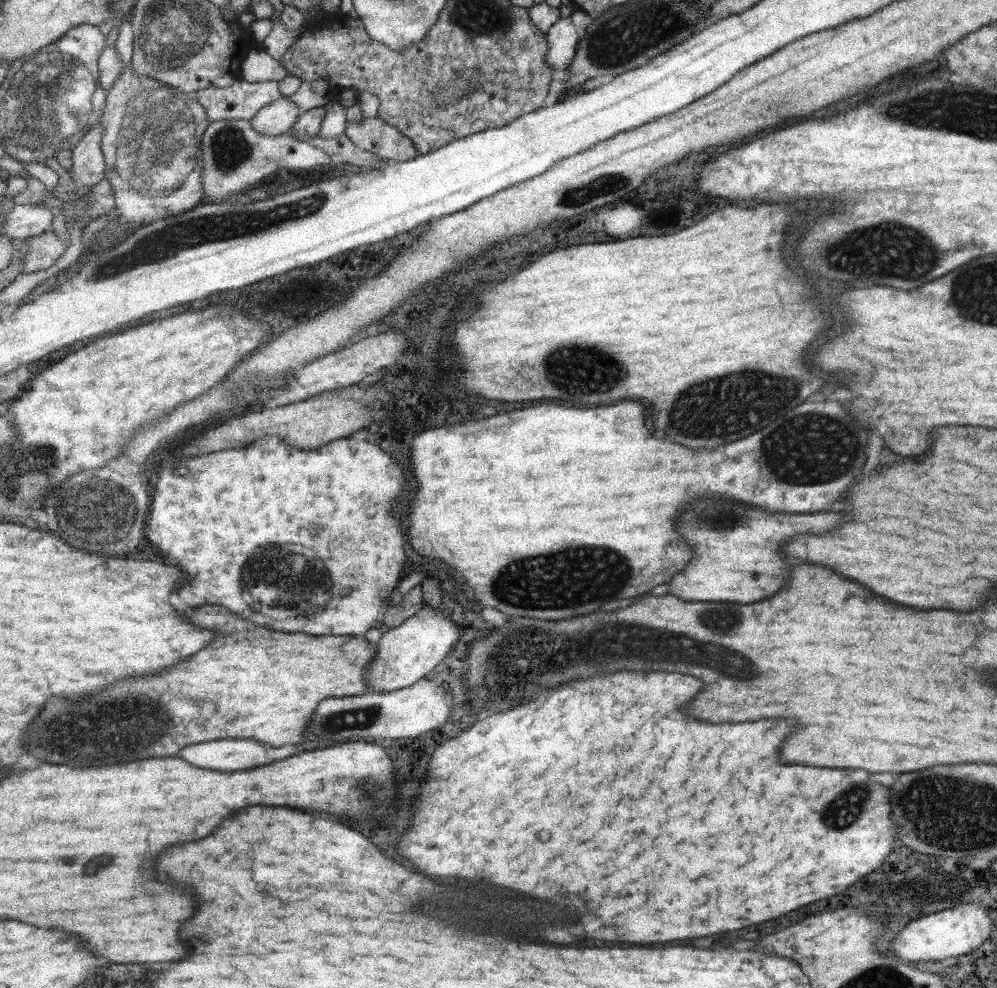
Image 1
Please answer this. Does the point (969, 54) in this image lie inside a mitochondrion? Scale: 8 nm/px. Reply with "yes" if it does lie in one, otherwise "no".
no

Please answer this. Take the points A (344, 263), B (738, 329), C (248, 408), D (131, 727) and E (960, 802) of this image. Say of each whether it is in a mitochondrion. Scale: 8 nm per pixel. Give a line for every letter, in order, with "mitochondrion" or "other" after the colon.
A: other
B: other
C: other
D: mitochondrion
E: mitochondrion

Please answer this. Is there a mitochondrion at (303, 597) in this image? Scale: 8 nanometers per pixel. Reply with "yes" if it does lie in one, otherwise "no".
yes

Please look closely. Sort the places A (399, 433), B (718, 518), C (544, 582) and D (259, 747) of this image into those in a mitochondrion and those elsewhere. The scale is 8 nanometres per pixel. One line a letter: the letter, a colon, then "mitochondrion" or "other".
A: other
B: mitochondrion
C: mitochondrion
D: other

